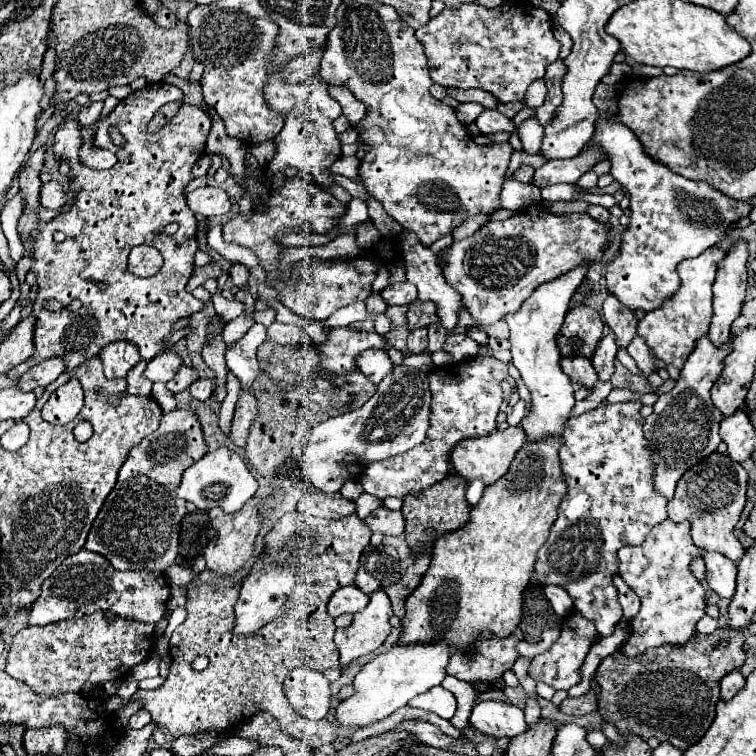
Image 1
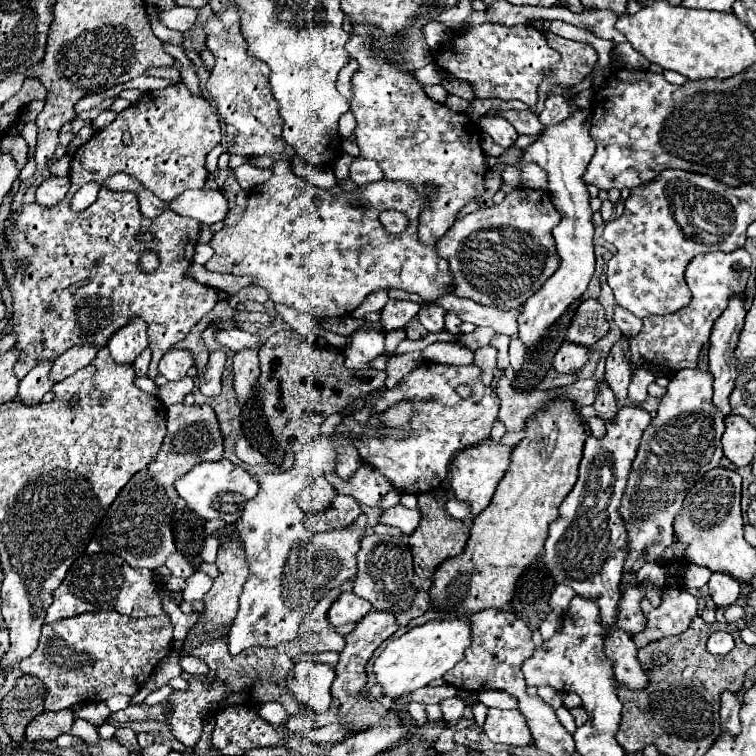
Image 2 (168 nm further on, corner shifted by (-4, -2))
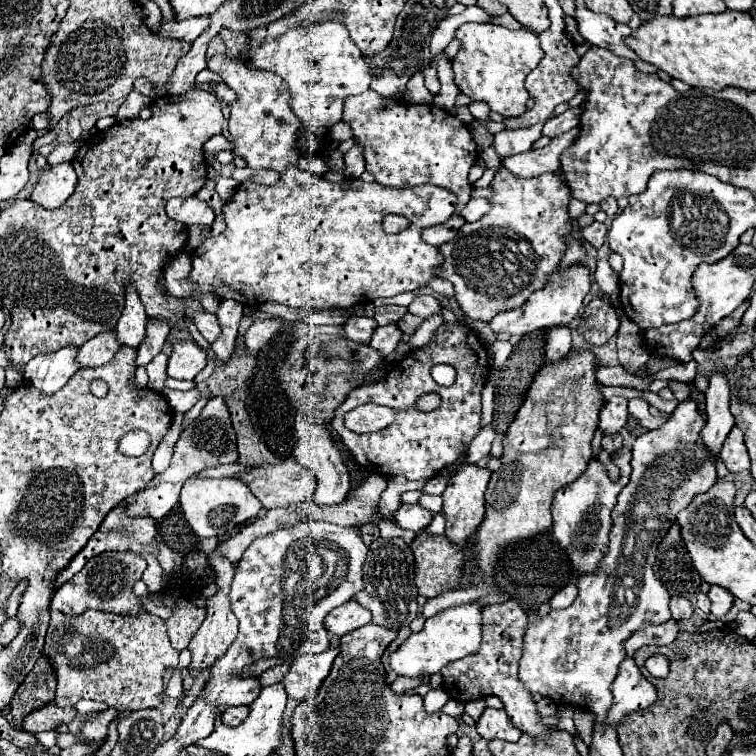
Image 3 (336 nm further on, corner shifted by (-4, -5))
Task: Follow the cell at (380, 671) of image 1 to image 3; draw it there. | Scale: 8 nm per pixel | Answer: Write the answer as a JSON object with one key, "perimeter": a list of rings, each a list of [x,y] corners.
{"perimeter":[[[477,601],[463,603],[449,607],[431,619],[425,621],[425,629],[419,633],[413,633],[395,653],[391,653],[391,667],[397,671],[397,675],[407,675],[415,679],[427,681],[433,673],[439,673],[447,663],[463,659],[467,655],[473,655],[479,651],[481,645],[481,619],[483,619],[483,607]]]}

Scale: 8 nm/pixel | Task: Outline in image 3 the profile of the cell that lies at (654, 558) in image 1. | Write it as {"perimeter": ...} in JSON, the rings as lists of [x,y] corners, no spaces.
{"perimeter":[[[675,619],[663,623],[663,625],[649,625],[645,631],[637,631],[631,639],[627,639],[625,649],[627,655],[633,657],[637,649],[643,645],[671,645],[679,633],[679,623]]]}

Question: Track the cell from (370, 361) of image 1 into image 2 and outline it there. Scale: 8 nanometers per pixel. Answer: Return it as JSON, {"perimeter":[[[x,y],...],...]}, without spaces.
{"perimeter":[[[359,330],[351,336],[351,346],[345,350],[345,366],[353,370],[369,370],[371,362],[385,352],[385,334],[377,330]]]}

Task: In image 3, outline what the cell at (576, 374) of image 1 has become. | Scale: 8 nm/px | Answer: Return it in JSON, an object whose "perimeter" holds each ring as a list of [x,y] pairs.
{"perimeter":[[[549,327],[547,329],[547,359],[559,361],[571,351],[571,331],[569,327]]]}

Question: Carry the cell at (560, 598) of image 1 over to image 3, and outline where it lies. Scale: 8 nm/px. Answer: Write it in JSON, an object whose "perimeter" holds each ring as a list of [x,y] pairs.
{"perimeter":[[[569,583],[559,593],[553,595],[553,599],[549,601],[549,605],[551,605],[551,609],[563,609],[563,607],[569,607],[575,601],[575,597],[577,597],[577,585]]]}

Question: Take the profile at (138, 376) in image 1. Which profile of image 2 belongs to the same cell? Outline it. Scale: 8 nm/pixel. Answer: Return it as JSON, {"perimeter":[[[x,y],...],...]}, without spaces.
{"perimeter":[[[145,348],[145,350],[139,354],[139,358],[133,362],[135,374],[137,374],[139,378],[147,376],[147,370],[149,370],[149,360],[151,360],[151,350],[149,350],[149,348]]]}

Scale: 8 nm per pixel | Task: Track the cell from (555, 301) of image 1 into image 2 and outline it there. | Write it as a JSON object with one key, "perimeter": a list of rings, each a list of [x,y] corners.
{"perimeter":[[[563,86],[563,98],[573,106],[571,116],[567,120],[561,120],[559,124],[545,126],[539,138],[523,148],[521,152],[521,164],[537,164],[549,174],[549,192],[555,208],[561,212],[561,224],[553,230],[557,252],[561,256],[559,270],[537,290],[521,308],[519,314],[519,340],[525,346],[525,354],[529,356],[545,338],[545,334],[551,330],[551,324],[563,316],[567,306],[577,300],[589,286],[593,272],[595,272],[595,254],[593,254],[593,232],[595,226],[591,222],[593,212],[589,208],[589,192],[585,188],[585,182],[581,180],[593,152],[595,142],[591,140],[591,110],[579,108],[575,104],[577,94],[573,92],[575,86]]]}

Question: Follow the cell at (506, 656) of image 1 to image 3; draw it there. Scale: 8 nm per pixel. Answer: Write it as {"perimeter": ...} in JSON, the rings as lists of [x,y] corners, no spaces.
{"perimeter":[[[515,601],[499,603],[499,605],[489,605],[483,611],[483,643],[479,653],[469,655],[467,659],[459,659],[459,663],[451,663],[443,667],[443,689],[451,699],[459,699],[463,703],[471,699],[483,699],[489,695],[497,695],[509,719],[517,729],[529,735],[543,735],[551,731],[549,727],[539,723],[539,715],[535,709],[535,701],[527,687],[517,677],[517,661],[521,657],[521,647],[523,647],[523,633],[527,627],[527,613],[519,607]]]}

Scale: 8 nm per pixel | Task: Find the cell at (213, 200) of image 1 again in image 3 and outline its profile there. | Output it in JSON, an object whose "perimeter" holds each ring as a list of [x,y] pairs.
{"perimeter":[[[187,197],[187,199],[171,199],[167,203],[167,215],[185,227],[189,225],[211,225],[215,219],[213,209],[201,201],[199,197]]]}

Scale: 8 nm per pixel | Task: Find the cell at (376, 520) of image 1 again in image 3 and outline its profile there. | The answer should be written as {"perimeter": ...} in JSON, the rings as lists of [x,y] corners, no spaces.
{"perimeter":[[[419,503],[417,505],[401,505],[395,513],[395,521],[399,527],[403,529],[411,529],[415,533],[423,531],[433,519],[433,513],[427,511],[425,507],[421,507]]]}

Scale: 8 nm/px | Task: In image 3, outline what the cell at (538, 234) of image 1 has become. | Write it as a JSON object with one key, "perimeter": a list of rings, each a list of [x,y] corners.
{"perimeter":[[[501,167],[489,187],[493,189],[493,195],[487,197],[491,211],[475,223],[465,223],[459,229],[457,237],[451,239],[451,243],[443,243],[443,247],[439,249],[439,253],[443,255],[443,271],[439,273],[439,277],[453,283],[455,299],[461,311],[467,313],[467,317],[483,323],[489,323],[501,311],[523,305],[533,291],[545,285],[547,275],[559,267],[563,249],[567,249],[565,235],[573,229],[573,221],[567,215],[571,191],[563,183],[561,175],[545,173],[525,179]]]}

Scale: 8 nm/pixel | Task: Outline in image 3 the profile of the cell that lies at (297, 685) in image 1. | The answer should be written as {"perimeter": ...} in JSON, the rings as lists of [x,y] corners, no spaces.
{"perimeter":[[[339,647],[327,649],[319,655],[301,655],[299,659],[295,659],[289,673],[283,679],[287,695],[293,701],[303,701],[313,691],[317,691],[323,679],[329,675],[337,655],[339,655]]]}

